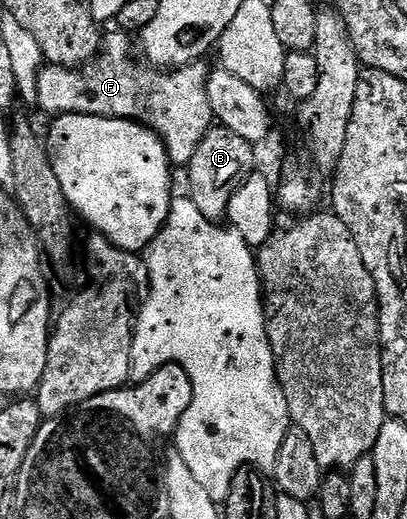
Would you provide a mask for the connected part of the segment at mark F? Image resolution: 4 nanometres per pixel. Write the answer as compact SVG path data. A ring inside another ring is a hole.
M115 32L103 38L99 53L83 67L67 69L61 65L45 64L37 75L36 105L52 113L51 115L81 113L95 117L122 117L129 121L139 121L141 125L150 126L162 139L168 152L168 160L173 166L186 167L194 159L194 151L198 151L198 143L202 143L202 139L214 125L212 103L208 94L209 66L204 66L203 60L167 71L149 67L144 63L135 65L132 62L133 38L127 32Z

